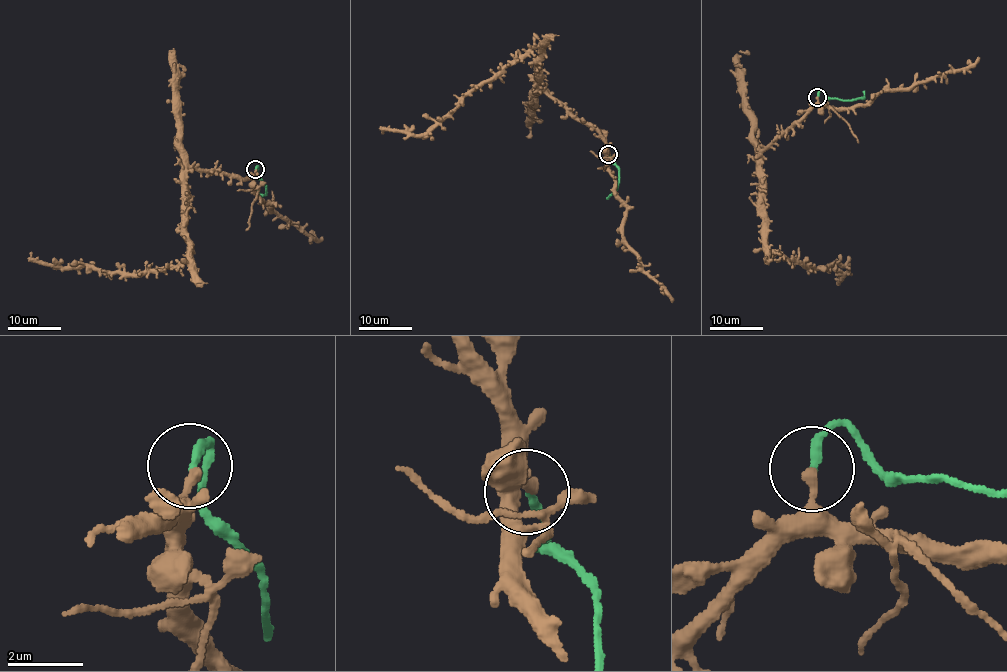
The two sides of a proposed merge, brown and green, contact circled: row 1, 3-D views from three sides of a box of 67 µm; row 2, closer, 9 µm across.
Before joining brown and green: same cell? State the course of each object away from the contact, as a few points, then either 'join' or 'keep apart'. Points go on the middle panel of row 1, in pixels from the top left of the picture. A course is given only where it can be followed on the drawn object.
brown via (609, 154), (596, 132), (568, 113), (541, 86), (538, 48), (520, 54), (471, 88), (425, 133), (382, 132) | green via (609, 154), (610, 163), (618, 168), (618, 182), (611, 195), (606, 198) | keep apart

